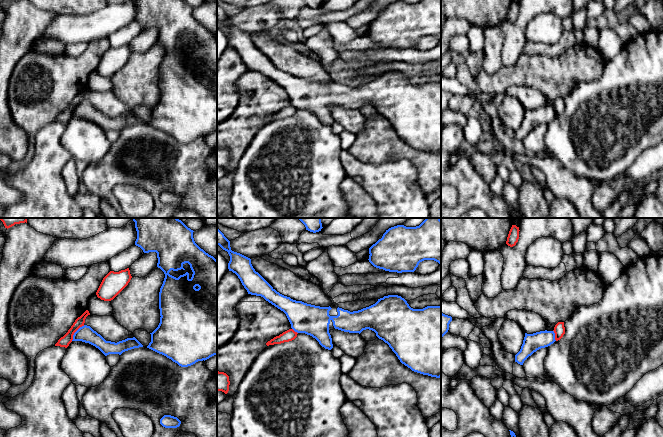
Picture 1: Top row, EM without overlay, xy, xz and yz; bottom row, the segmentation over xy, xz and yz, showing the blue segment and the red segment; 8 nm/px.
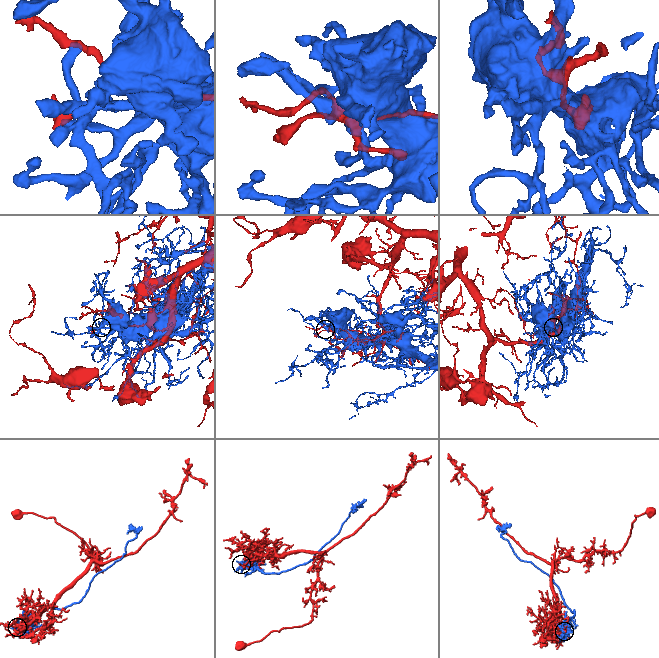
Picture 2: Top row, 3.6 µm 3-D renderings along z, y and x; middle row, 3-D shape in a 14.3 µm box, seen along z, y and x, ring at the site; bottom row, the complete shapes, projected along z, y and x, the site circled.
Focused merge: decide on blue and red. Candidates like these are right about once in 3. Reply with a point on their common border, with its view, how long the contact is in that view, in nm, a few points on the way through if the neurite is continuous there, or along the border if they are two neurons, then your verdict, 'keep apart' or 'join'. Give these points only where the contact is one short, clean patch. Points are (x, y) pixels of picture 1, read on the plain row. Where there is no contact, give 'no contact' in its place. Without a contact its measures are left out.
xy (75, 108) | 170 nm | keep apart

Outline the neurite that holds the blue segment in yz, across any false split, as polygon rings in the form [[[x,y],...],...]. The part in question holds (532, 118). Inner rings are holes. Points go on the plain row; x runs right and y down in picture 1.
[[[540,107],[533,110],[525,109],[520,127],[515,131],[515,138],[523,141],[524,137],[534,128],[550,122],[555,118],[554,107]]]

